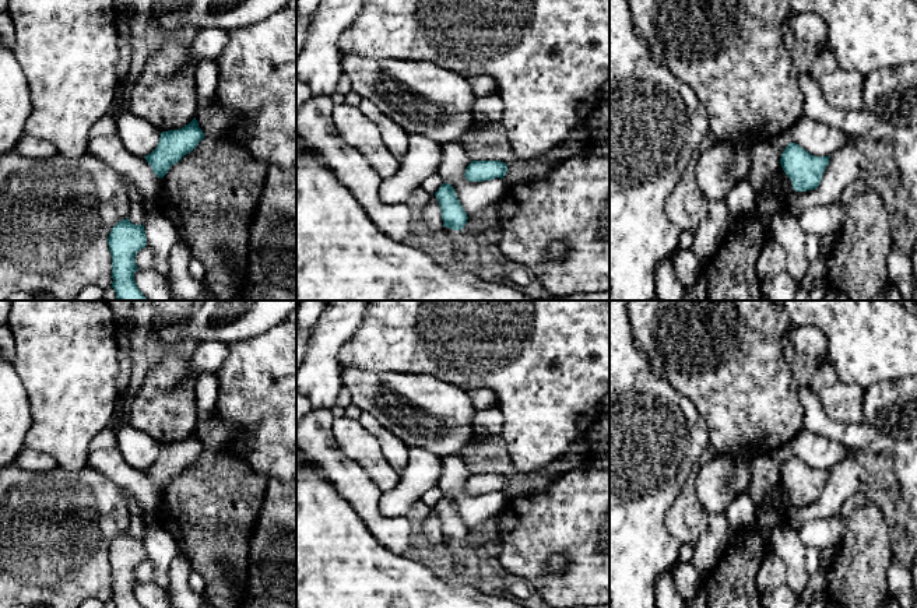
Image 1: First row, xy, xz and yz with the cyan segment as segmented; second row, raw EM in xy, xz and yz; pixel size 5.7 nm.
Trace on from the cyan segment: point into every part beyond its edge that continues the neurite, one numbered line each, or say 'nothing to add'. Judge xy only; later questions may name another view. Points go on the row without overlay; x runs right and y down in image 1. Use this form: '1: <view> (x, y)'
nothing to add

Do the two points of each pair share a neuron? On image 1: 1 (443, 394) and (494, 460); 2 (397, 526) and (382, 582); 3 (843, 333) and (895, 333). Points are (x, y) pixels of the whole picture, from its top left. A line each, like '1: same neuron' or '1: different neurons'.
1: different neurons
2: different neurons
3: same neuron

